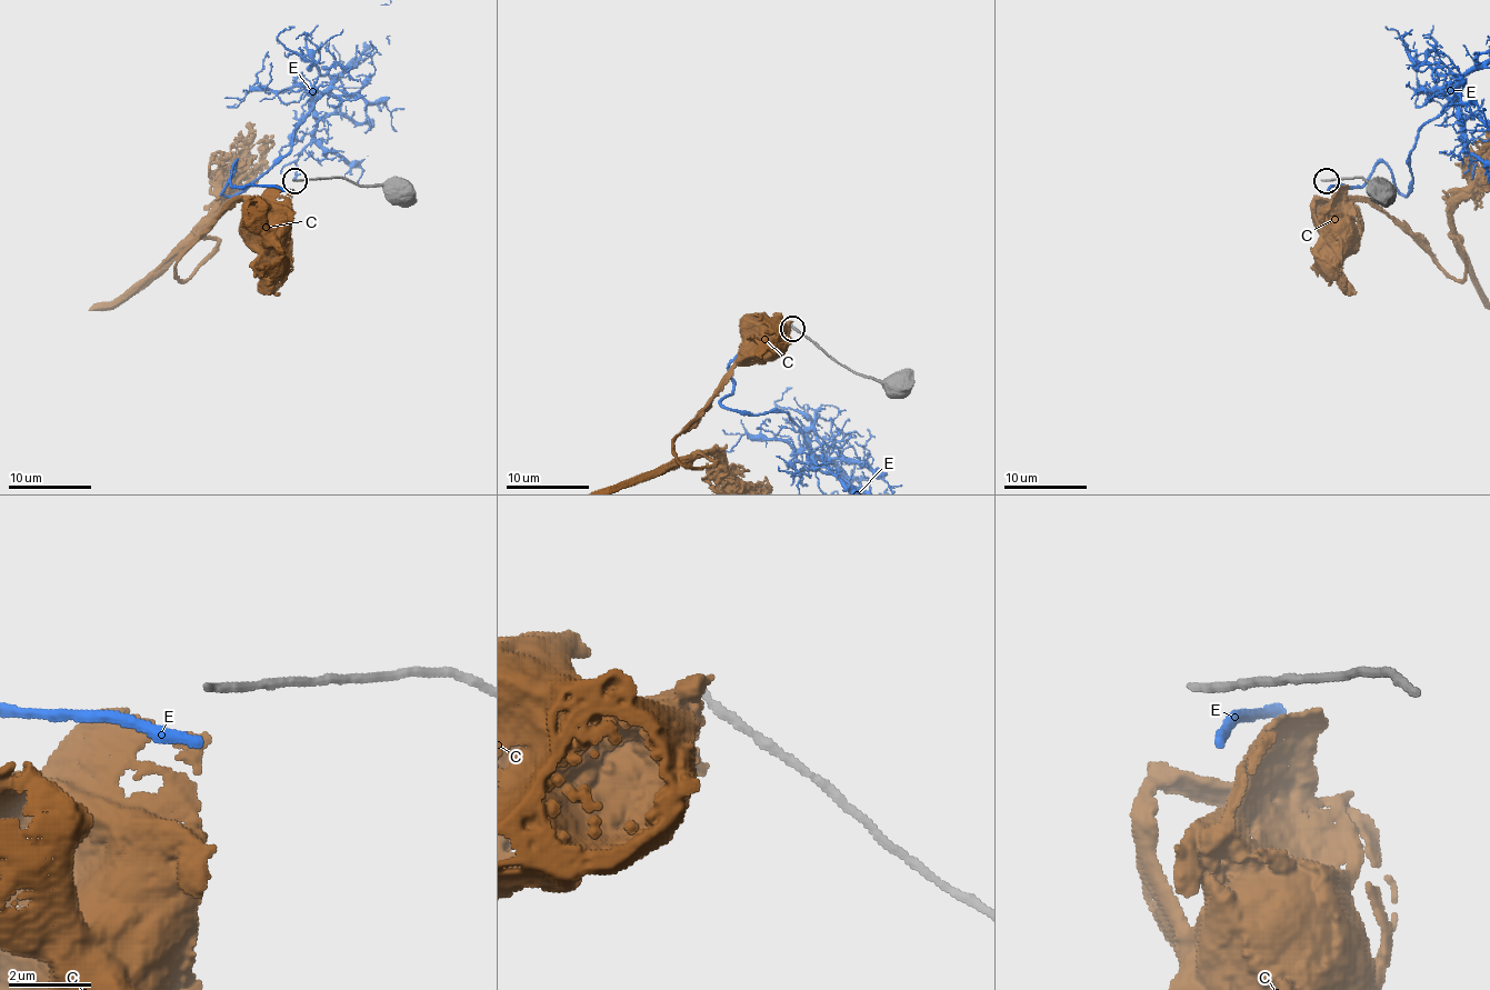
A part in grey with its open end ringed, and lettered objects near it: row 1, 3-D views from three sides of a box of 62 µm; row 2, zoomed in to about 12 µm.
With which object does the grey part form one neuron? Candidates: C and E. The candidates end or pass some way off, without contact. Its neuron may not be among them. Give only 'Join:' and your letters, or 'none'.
Join: none

